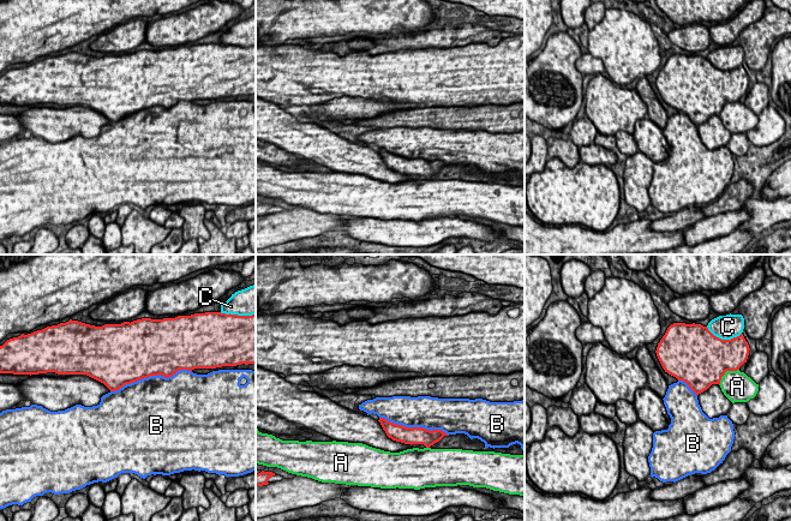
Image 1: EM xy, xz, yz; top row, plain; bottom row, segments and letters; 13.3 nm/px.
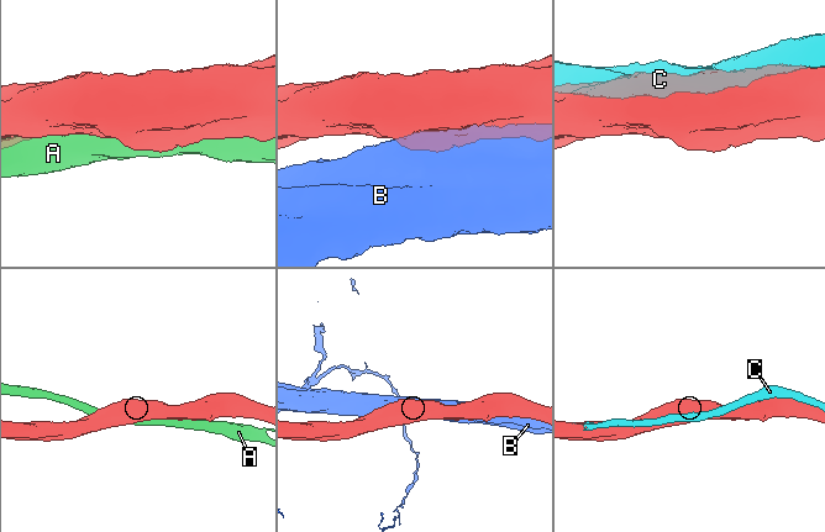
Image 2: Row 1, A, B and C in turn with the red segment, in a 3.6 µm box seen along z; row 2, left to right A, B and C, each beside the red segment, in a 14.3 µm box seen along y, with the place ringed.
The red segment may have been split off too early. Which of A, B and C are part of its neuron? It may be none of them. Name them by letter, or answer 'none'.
C

